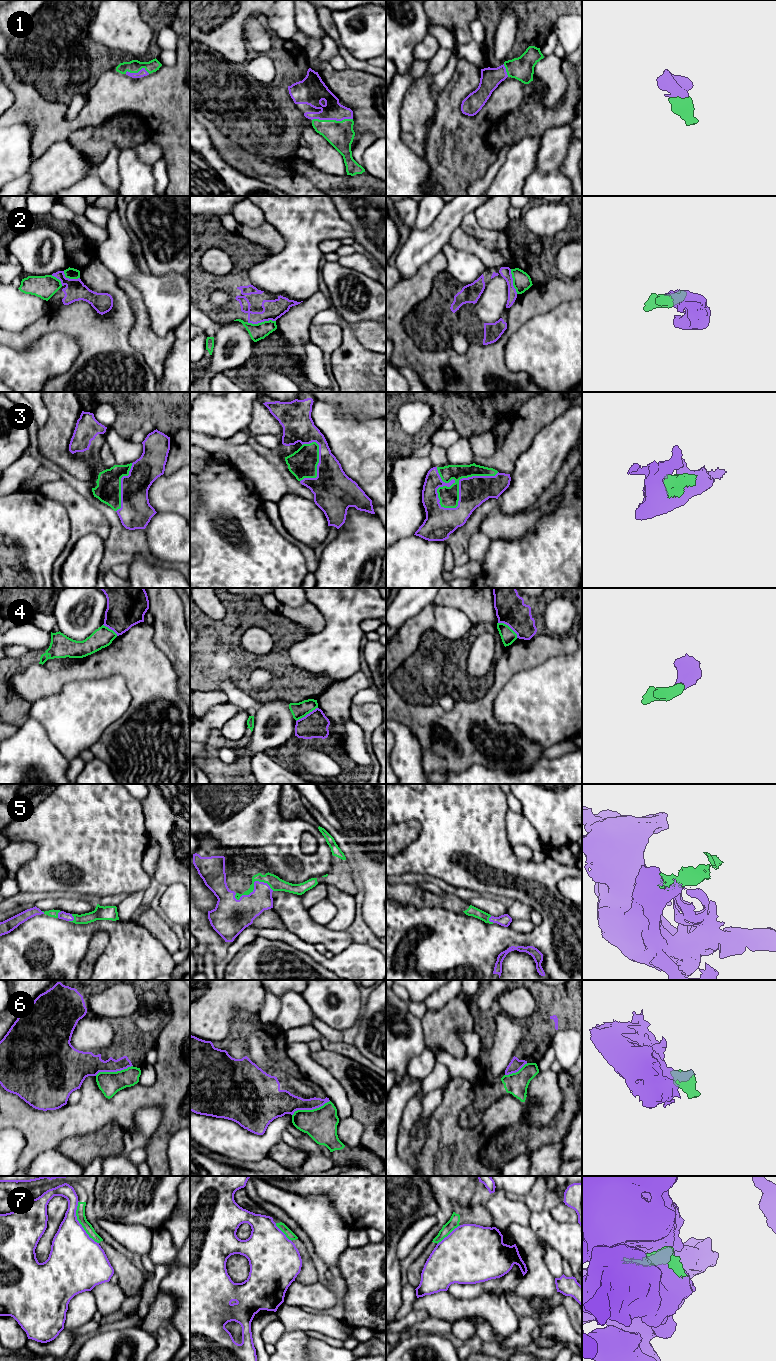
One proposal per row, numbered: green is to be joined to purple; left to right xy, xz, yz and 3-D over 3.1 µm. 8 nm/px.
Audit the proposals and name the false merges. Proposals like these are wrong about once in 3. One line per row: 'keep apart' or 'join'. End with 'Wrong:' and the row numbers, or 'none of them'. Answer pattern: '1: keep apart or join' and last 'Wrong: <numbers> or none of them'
1: join
2: keep apart
3: join
4: keep apart
5: join
6: keep apart
7: keep apart
Wrong: 2, 4, 6, 7

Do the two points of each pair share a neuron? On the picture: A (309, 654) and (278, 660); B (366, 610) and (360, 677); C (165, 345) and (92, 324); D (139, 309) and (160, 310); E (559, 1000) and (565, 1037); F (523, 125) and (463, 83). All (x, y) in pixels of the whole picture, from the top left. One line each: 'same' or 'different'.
A: different
B: different
C: same
D: different
E: different
F: different

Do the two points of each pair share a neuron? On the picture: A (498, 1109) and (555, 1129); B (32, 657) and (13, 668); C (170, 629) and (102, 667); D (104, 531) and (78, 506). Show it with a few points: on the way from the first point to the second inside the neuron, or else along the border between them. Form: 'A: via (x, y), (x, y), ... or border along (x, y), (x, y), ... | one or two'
A: border along (560, 1107), (547, 1124), (522, 1123) | two
B: via (27, 660), (18, 664) | one
C: via (153, 646), (144, 655), (129, 655), (119, 658) | one
D: via (98, 525), (84, 512) | one

